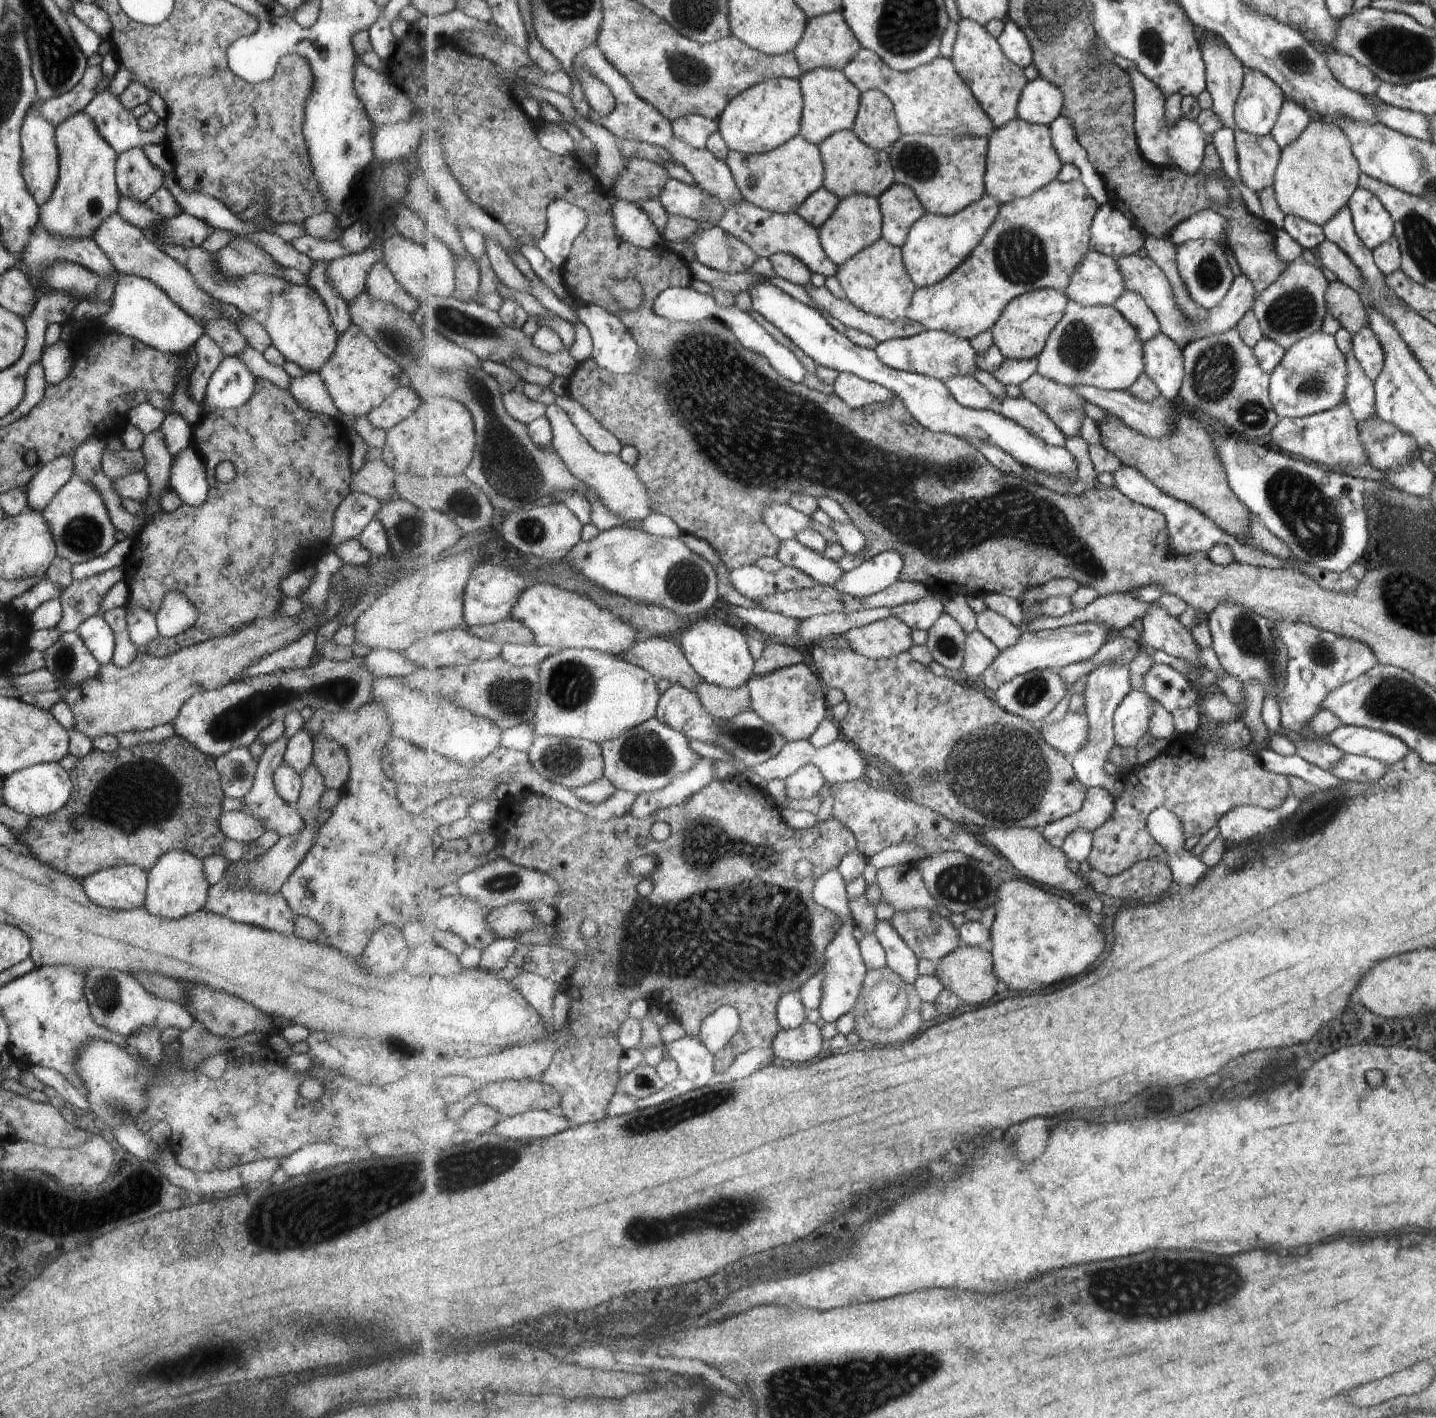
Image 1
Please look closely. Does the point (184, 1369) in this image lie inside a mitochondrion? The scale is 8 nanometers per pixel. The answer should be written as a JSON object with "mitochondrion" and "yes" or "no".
{"mitochondrion":"yes"}

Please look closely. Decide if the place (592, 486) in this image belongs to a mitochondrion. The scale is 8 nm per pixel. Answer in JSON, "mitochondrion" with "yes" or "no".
{"mitochondrion":"no"}

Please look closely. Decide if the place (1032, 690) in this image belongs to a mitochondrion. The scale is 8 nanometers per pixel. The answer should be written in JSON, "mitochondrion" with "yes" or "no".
{"mitochondrion":"yes"}

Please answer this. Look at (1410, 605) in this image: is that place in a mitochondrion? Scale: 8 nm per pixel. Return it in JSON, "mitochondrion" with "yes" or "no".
{"mitochondrion":"yes"}

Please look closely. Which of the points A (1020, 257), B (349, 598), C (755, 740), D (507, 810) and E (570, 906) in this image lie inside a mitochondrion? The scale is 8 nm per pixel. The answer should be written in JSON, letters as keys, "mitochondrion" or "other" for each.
{"A":"mitochondrion","B":"other","C":"mitochondrion","D":"other","E":"other"}

